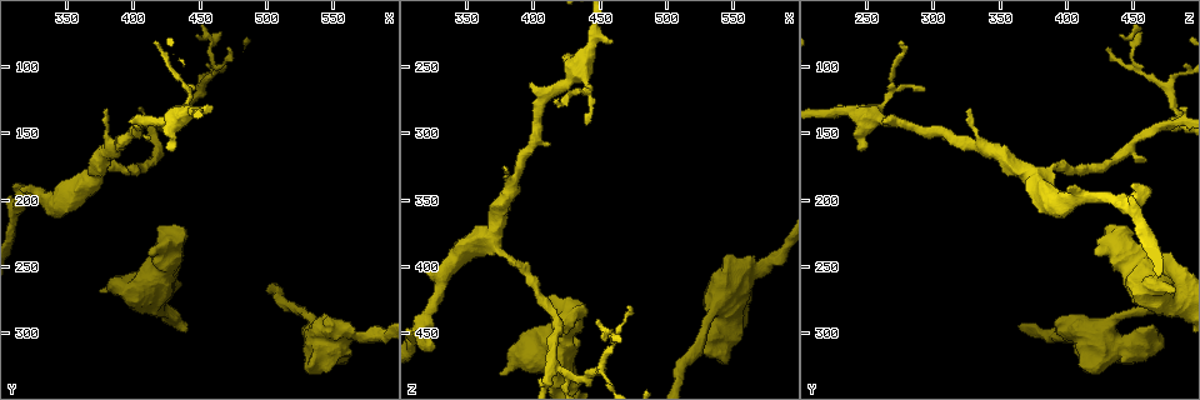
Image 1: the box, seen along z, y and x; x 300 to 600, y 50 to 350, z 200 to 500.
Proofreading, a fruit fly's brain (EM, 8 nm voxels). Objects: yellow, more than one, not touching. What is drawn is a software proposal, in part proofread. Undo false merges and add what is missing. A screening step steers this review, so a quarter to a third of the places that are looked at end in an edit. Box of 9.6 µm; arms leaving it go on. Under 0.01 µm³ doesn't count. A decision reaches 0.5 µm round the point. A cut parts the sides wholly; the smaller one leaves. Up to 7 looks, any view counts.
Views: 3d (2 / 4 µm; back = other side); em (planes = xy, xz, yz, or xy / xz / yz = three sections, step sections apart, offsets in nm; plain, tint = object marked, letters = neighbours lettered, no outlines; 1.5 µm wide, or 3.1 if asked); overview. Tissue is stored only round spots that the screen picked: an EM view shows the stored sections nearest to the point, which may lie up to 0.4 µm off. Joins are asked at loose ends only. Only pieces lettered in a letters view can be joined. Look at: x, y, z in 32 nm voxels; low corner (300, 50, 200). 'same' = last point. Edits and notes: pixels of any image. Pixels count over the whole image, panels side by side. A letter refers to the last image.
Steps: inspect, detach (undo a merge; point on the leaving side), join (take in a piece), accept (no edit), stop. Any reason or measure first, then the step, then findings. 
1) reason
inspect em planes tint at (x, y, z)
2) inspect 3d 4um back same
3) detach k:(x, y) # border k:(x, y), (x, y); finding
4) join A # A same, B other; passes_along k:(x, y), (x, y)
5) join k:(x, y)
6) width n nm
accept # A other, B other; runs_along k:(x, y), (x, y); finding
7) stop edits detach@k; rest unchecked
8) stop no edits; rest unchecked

free end
inspect 3d 4um at (470, 84, 432)

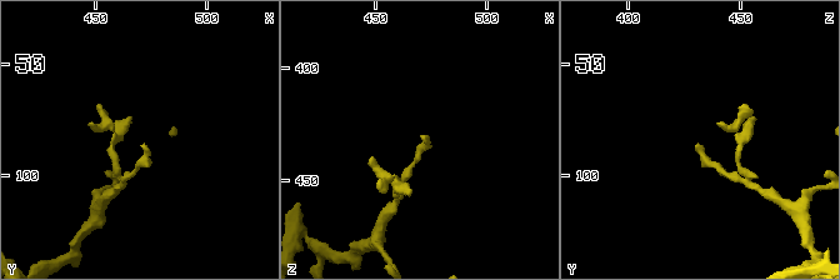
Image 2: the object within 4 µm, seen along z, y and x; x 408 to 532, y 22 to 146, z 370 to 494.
inspect em planes letters at (471, 87, 430)

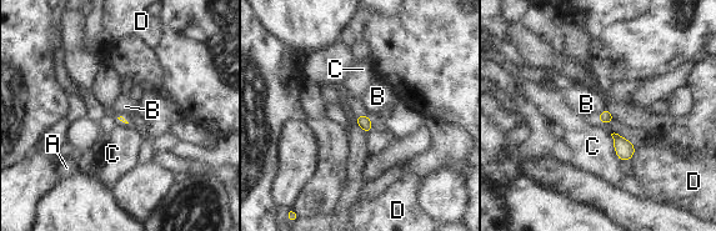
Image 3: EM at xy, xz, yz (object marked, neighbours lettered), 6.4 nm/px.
join B # A other, B same, C other, D other; passes_along 3:(362, 121), (365, 116), (377, 96); it goes on there

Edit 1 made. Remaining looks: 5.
sudden change in width
inspect em planes tint at (532, 288, 440)

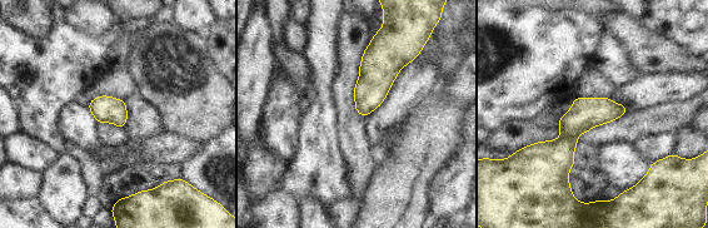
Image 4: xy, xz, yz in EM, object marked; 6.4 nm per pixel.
inspect em planes letters same

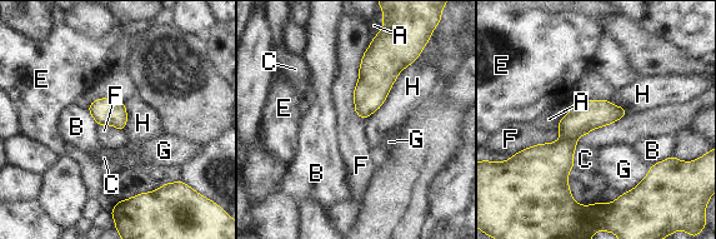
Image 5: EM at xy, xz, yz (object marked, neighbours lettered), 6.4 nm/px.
width 160 nm
accept # A other, B other, C other, E other, F other, G other, H other; continuous, no second neuron

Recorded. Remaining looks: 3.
an open end
inspect em planes letters at (376, 134, 326)

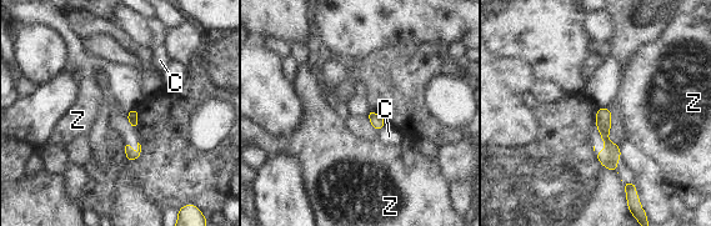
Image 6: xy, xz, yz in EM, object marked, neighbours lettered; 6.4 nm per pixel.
accept # C other, Z other; runs_along 6:(604, 110), (604, 137), (614, 167); none of them fits

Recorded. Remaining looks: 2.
stop edits join@3; rest unchecked

